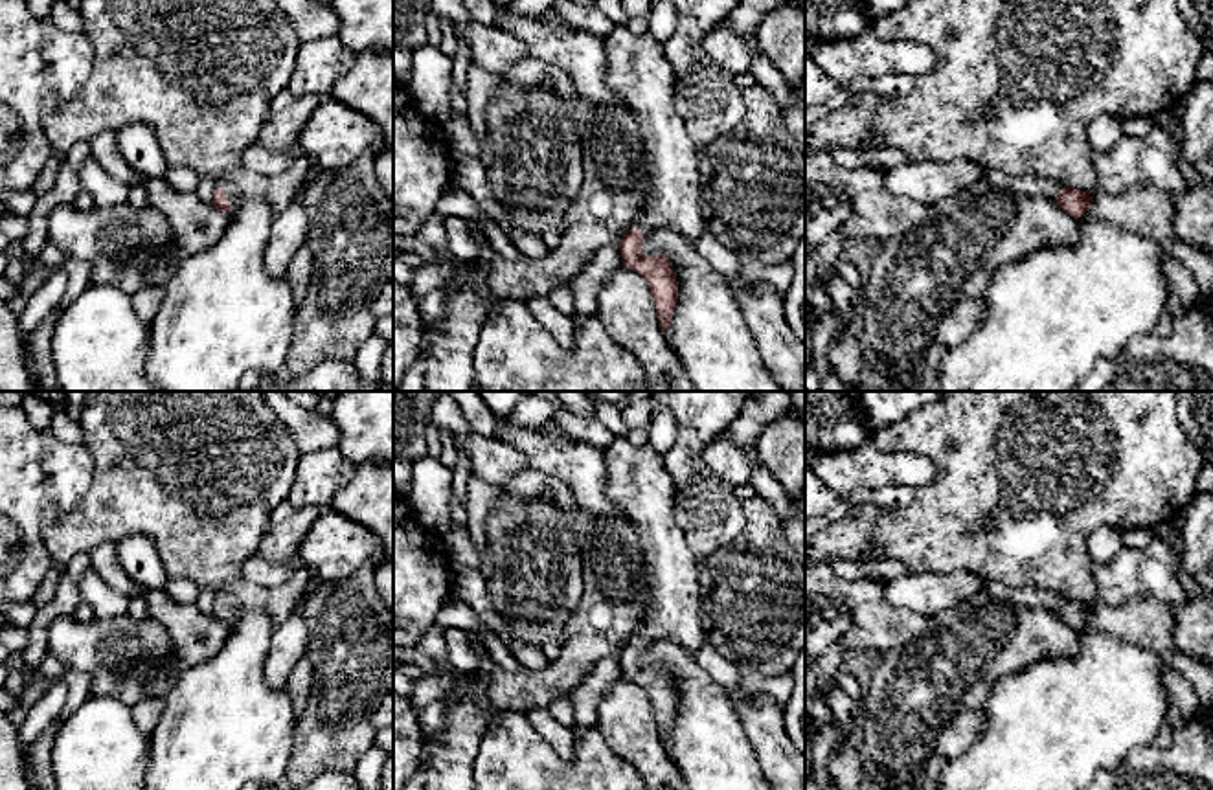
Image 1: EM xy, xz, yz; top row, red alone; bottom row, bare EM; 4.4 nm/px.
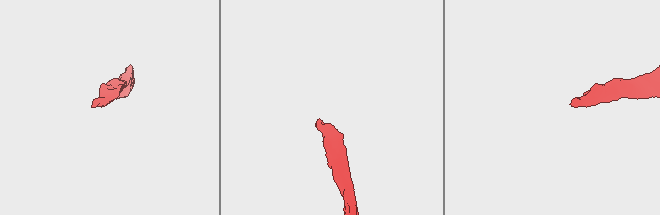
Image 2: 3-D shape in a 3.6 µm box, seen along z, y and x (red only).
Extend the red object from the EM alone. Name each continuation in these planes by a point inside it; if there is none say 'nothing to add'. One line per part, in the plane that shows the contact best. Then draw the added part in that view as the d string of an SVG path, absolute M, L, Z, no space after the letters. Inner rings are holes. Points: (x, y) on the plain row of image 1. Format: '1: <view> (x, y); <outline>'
1: xy (280, 601); M303 566L296 570L289 581L274 588L265 588L241 579L233 586L222 590L217 597L224 601L224 608L232 619L246 610L259 608L268 614L272 626L278 628L301 604L311 575L311 570Z

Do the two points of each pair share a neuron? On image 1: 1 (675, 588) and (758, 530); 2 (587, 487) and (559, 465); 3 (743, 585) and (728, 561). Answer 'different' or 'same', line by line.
1: different
2: same
3: same

